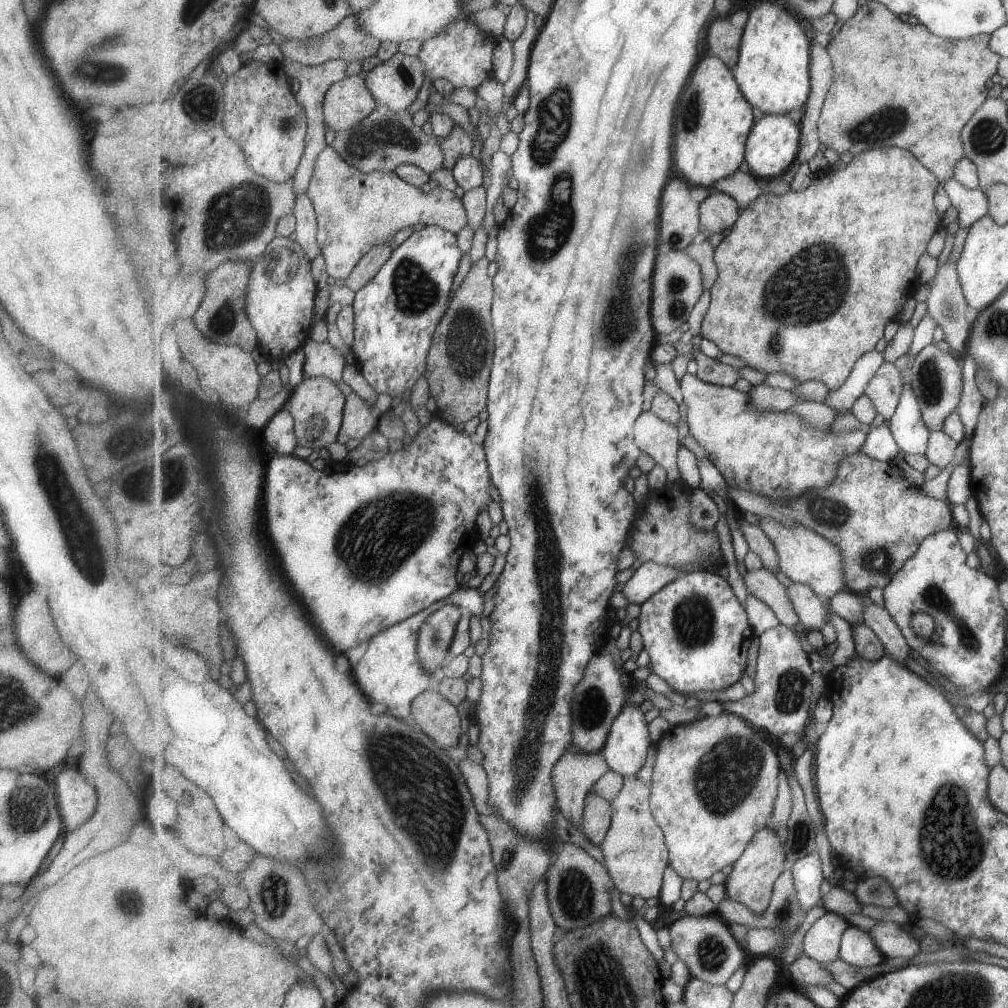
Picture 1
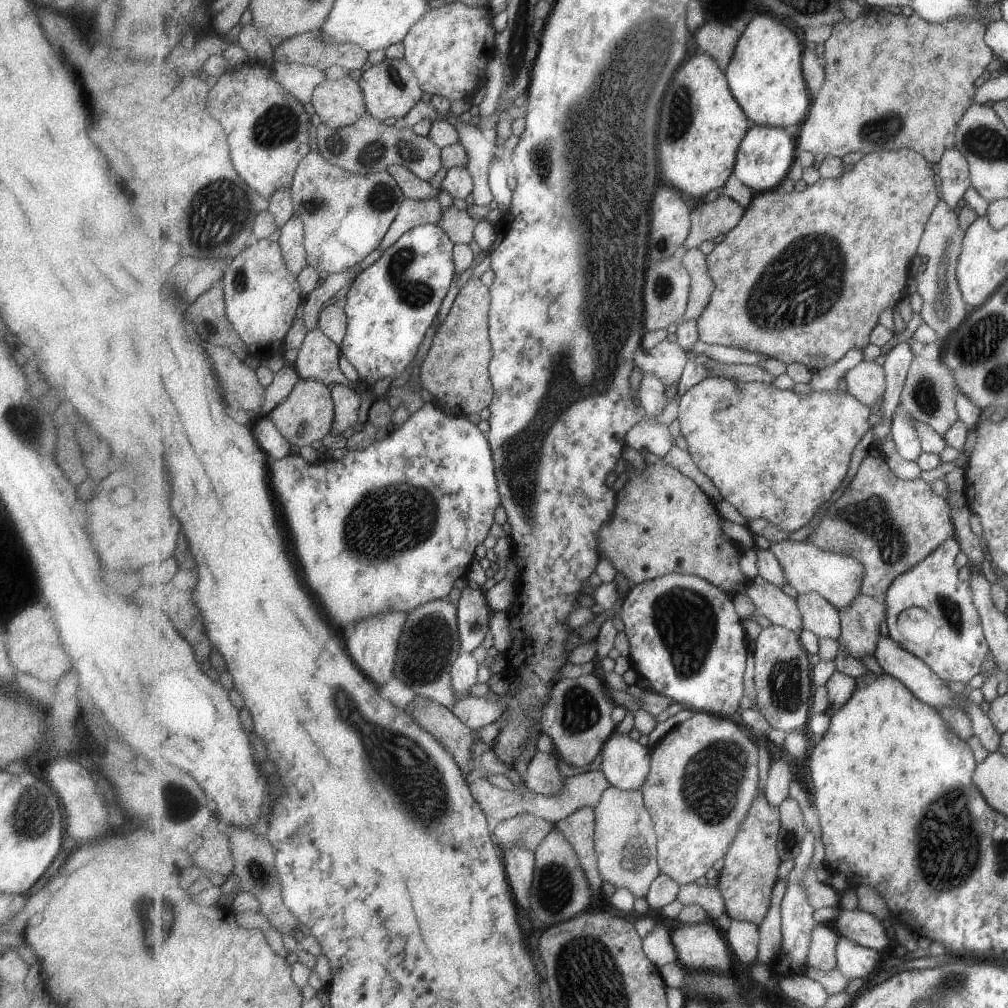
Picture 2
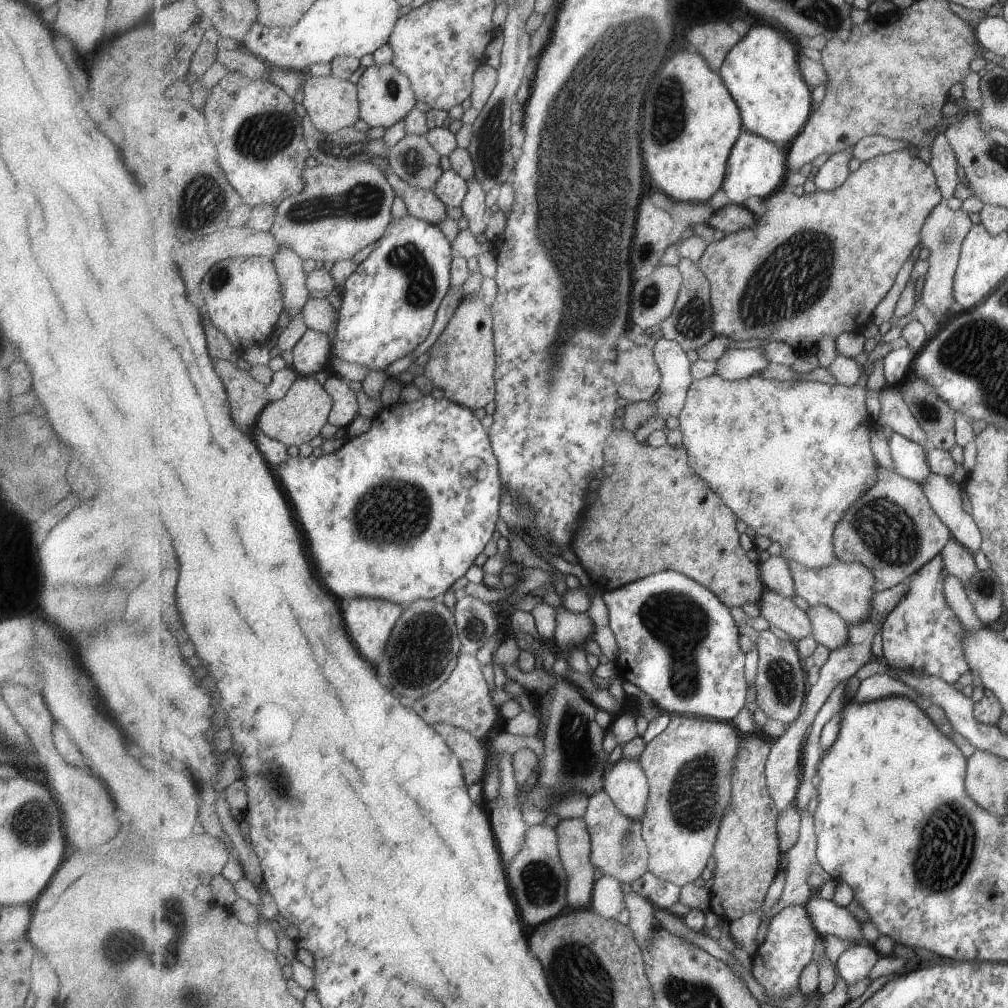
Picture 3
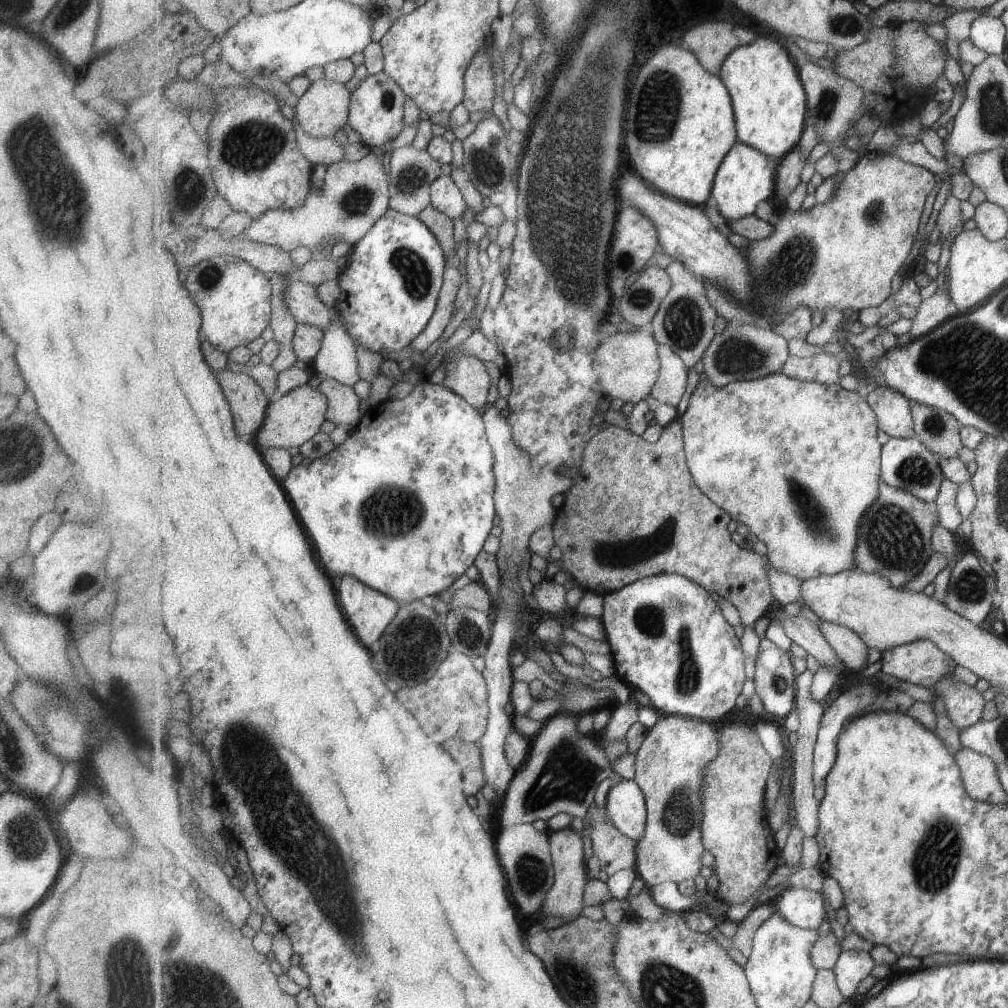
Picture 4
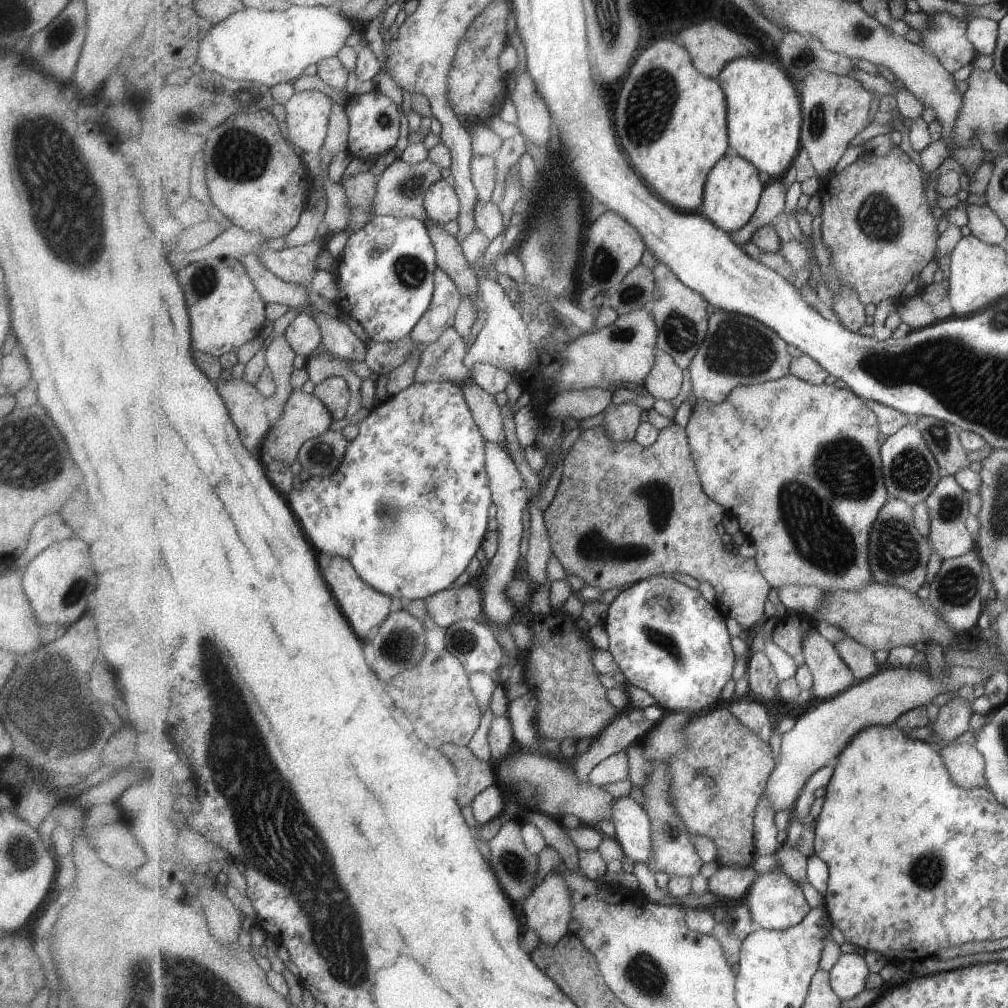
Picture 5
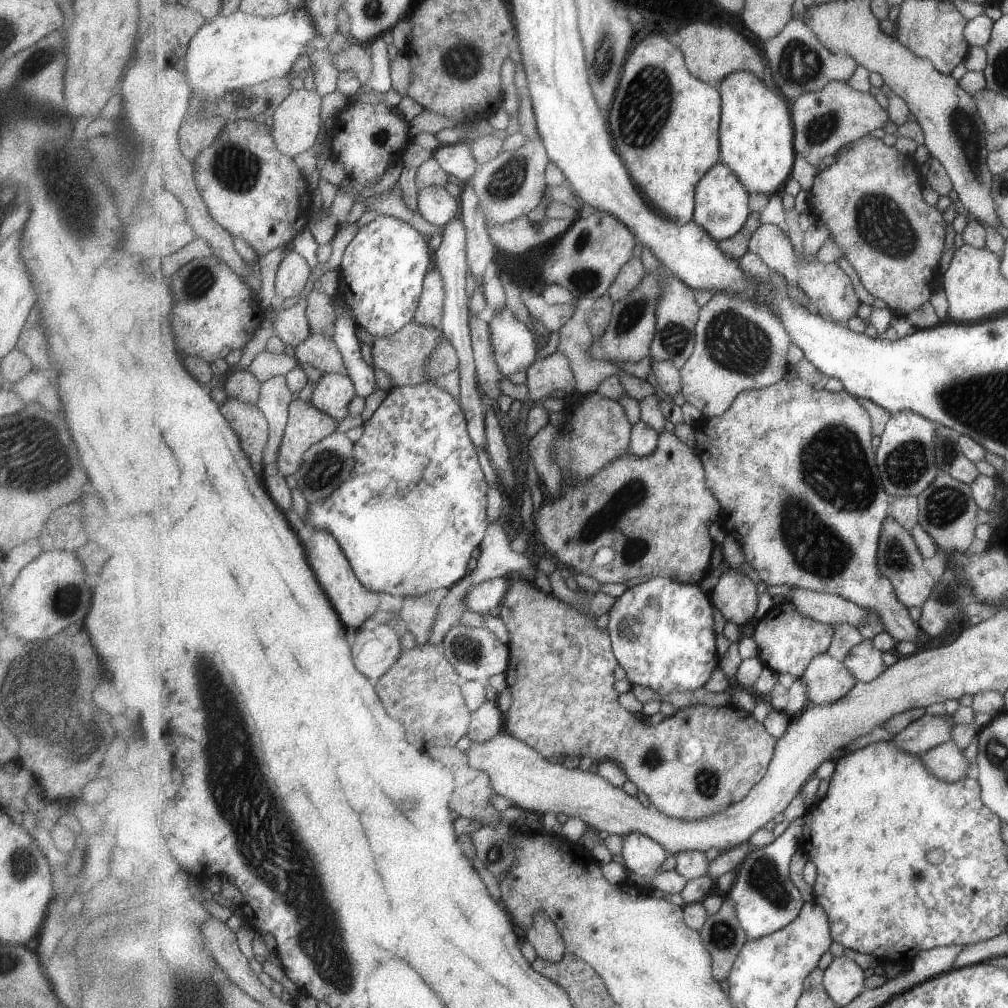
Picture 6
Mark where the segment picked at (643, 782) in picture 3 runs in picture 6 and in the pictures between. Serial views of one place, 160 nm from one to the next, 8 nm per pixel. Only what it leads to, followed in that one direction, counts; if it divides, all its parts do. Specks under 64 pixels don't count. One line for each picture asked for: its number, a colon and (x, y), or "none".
4: (626, 807)
5: (633, 826)
6: (642, 855)

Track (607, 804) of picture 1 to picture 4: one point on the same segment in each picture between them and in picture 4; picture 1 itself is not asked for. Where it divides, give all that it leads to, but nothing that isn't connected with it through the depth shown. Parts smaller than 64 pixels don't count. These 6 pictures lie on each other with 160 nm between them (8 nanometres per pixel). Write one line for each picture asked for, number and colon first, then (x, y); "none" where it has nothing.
2: (579, 828)
3: (574, 839)
4: (564, 900)

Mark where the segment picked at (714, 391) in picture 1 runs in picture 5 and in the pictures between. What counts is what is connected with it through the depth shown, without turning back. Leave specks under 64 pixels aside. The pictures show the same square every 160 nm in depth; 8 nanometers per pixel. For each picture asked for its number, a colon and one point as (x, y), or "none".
2: (774, 454)
3: (789, 457)
4: (814, 447)
5: (773, 453)

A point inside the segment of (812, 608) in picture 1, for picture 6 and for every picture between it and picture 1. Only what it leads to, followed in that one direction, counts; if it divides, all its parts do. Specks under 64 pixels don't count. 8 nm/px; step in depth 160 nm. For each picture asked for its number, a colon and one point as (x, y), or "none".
2: (820, 616)
3: (832, 631)
4: (853, 651)
5: (861, 658)
6: (866, 663)

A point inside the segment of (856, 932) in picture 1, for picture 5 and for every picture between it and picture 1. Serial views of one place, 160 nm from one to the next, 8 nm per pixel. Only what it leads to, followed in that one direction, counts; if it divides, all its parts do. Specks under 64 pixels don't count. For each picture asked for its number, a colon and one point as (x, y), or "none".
2: (855, 960)
3: (857, 961)
4: (854, 966)
5: (849, 976)

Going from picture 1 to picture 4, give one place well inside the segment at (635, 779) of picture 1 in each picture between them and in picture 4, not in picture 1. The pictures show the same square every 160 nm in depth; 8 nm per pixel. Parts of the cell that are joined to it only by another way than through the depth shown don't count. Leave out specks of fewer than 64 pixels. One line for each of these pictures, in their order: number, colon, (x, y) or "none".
2: (626, 838)
3: (619, 848)
4: (615, 851)

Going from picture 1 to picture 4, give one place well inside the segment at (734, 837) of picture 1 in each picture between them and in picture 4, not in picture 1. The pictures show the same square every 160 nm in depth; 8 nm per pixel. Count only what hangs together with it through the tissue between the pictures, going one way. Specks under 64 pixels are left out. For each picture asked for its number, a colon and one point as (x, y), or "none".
2: (704, 779)
3: (690, 766)
4: (670, 764)

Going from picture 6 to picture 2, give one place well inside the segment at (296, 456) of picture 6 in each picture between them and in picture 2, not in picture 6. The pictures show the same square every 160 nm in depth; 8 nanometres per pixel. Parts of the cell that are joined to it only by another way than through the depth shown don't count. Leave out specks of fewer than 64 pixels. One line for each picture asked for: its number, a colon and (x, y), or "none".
2: (307, 416)
3: (298, 417)
4: (293, 419)
5: (305, 416)

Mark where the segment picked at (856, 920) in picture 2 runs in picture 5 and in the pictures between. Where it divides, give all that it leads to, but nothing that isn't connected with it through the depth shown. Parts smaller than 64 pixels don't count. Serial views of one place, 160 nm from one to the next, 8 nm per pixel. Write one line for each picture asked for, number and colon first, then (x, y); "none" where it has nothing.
3: (830, 918)
4: (803, 908)
5: (777, 902)

